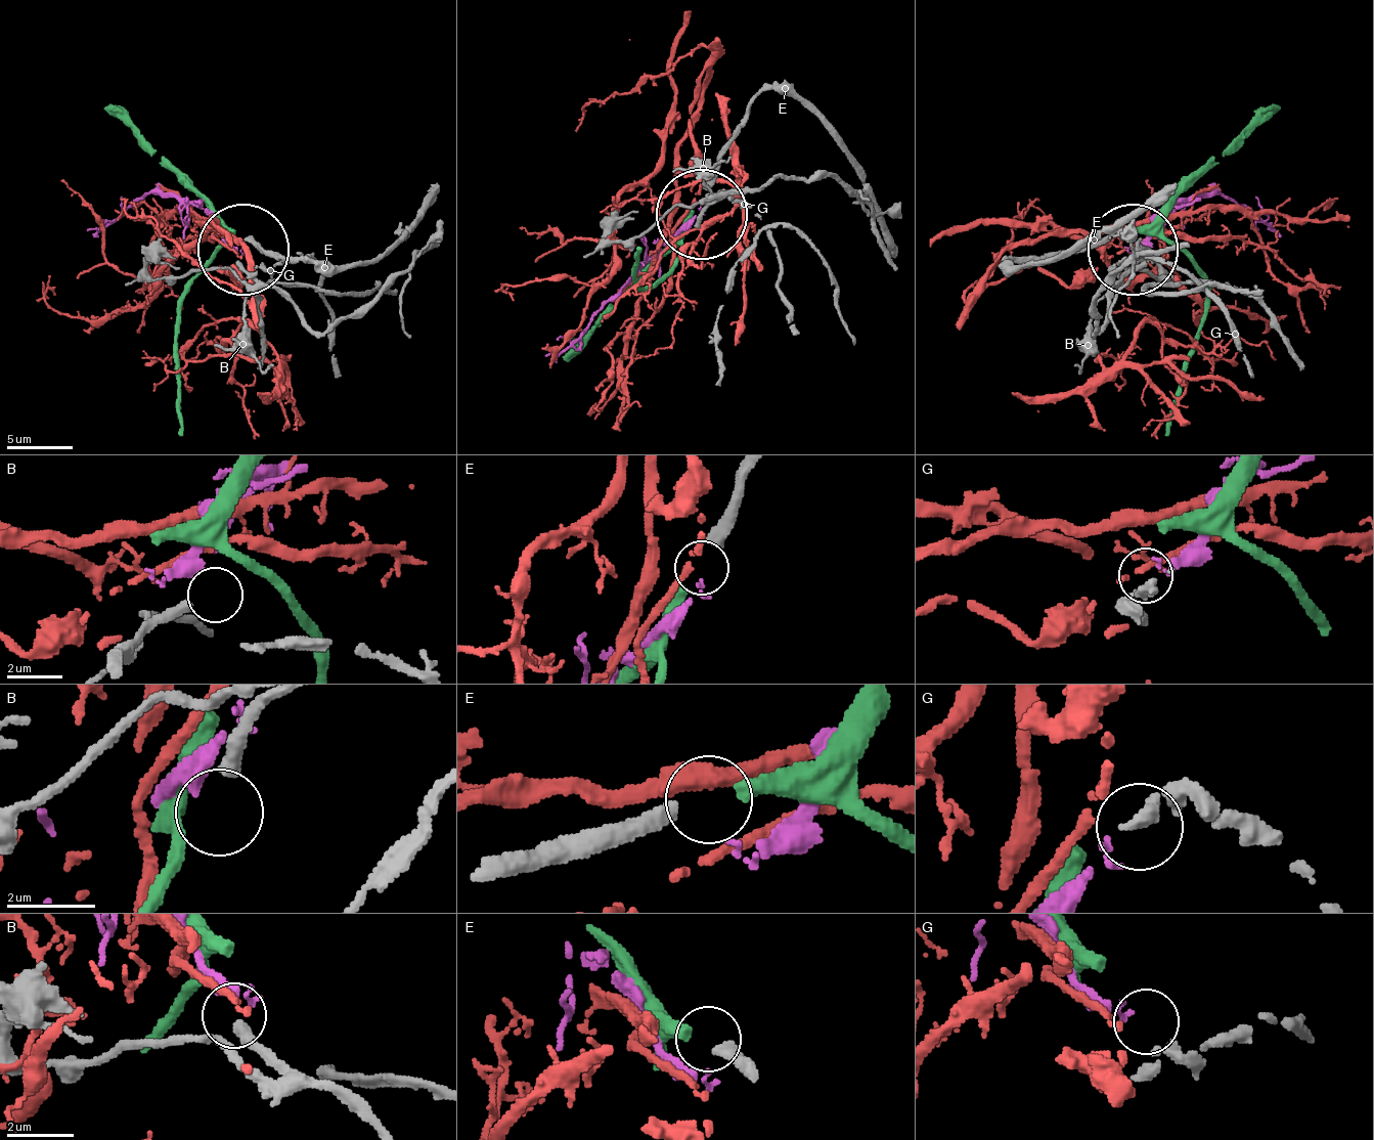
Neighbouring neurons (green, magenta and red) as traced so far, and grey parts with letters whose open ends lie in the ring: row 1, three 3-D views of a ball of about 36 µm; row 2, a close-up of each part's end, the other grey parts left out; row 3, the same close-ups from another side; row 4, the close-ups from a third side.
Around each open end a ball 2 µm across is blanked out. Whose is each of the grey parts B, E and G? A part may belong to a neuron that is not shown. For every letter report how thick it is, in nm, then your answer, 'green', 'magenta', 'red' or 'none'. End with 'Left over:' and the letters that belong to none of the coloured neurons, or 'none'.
B: calibre 360 nm; none
E: calibre 440 nm; green
G: calibre 280 nm; magenta
Left over: B

